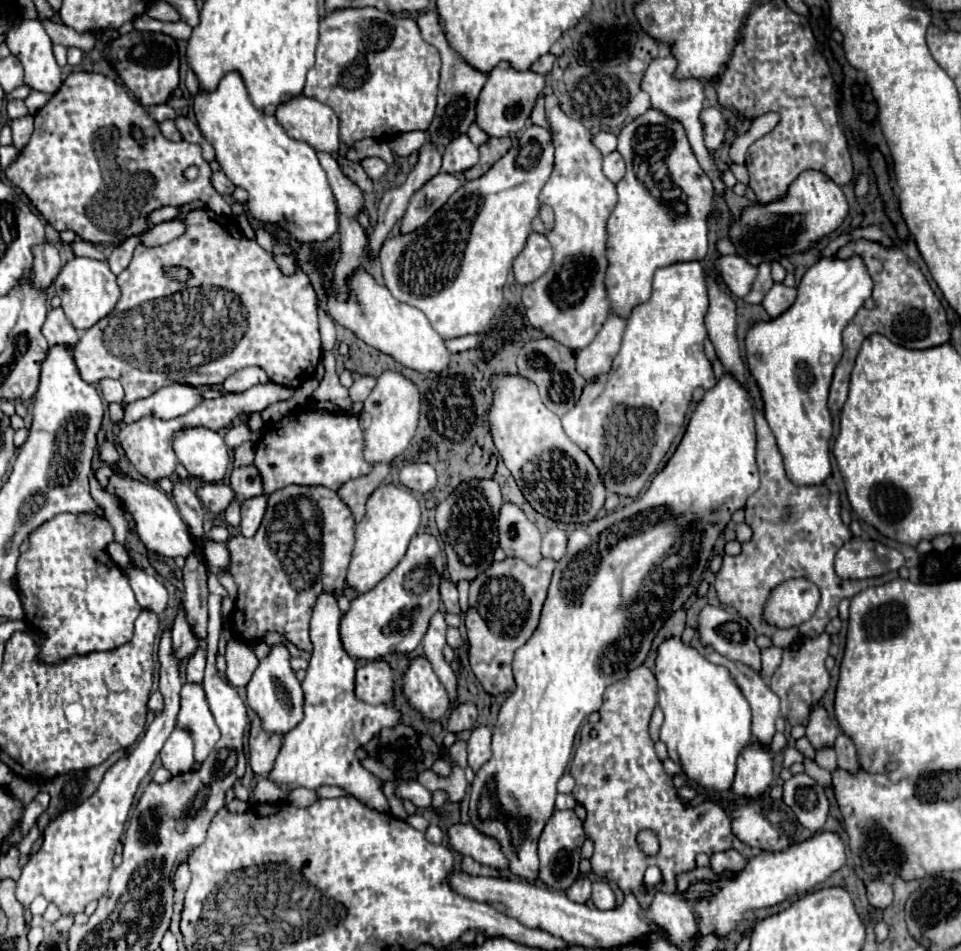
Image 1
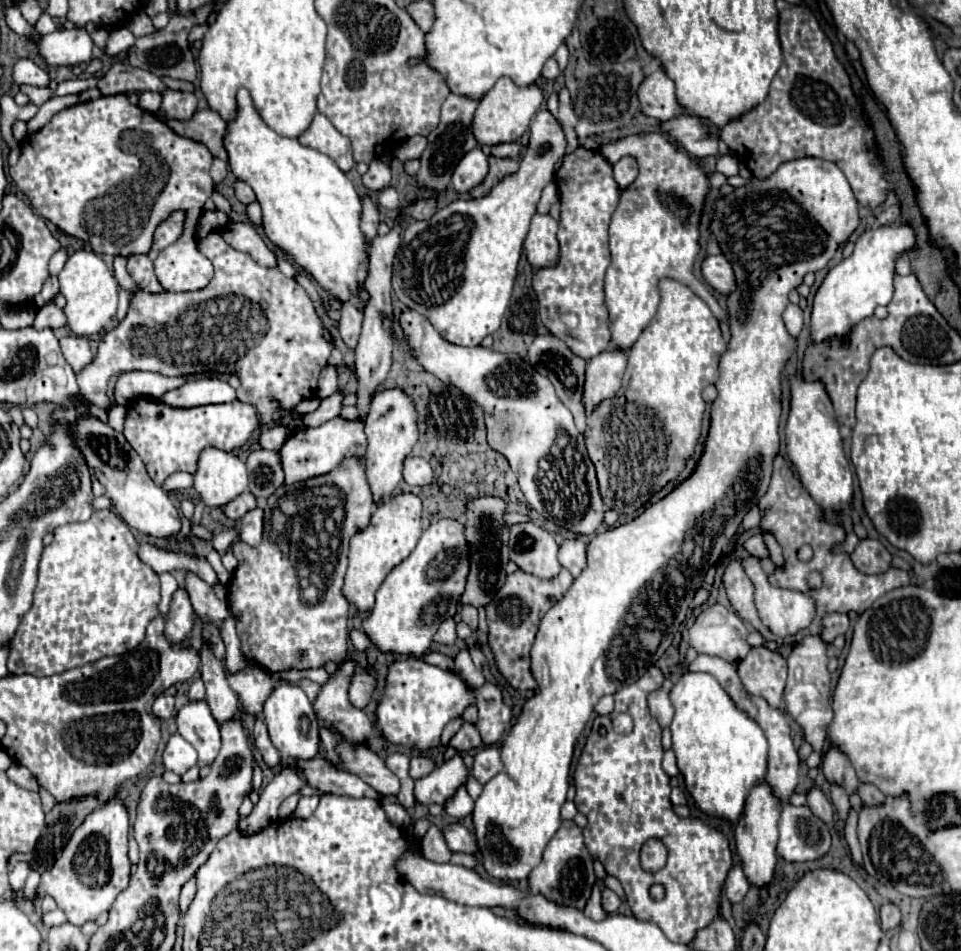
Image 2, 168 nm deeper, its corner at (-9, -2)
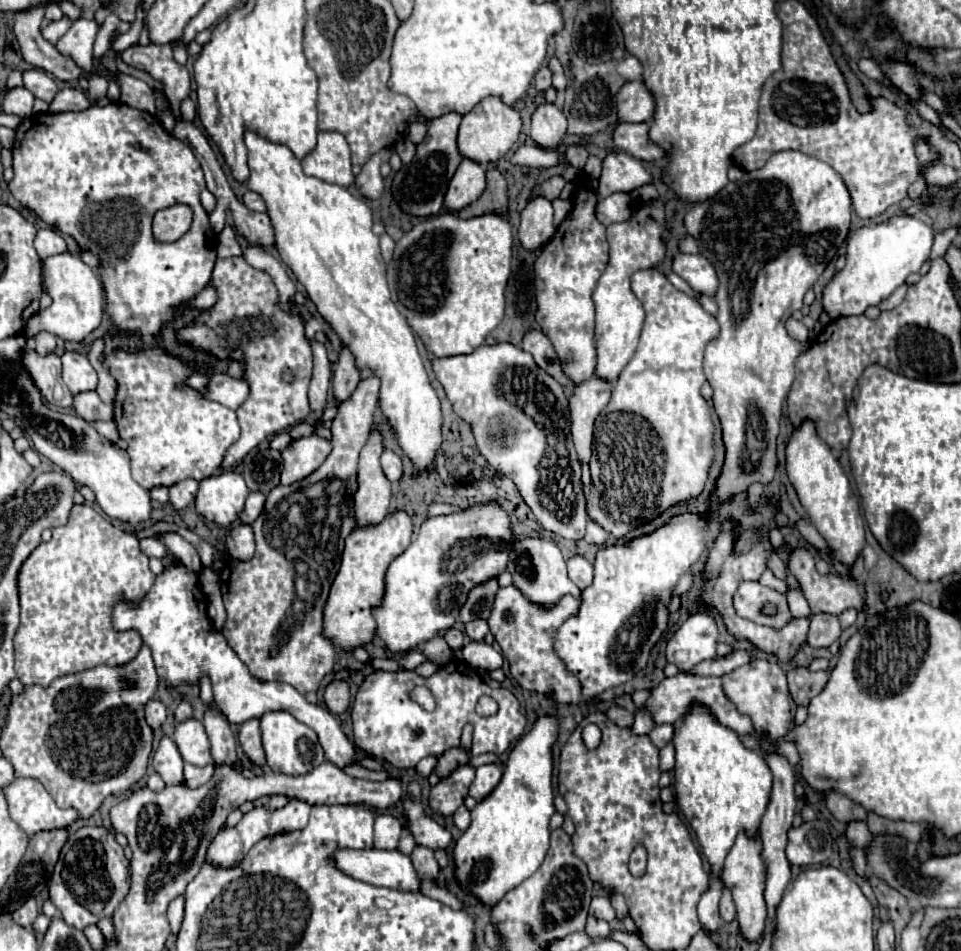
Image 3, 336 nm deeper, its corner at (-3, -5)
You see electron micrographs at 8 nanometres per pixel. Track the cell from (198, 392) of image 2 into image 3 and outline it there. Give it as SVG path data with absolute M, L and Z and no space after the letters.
M213 374L209 378L209 384L207 384L207 390L203 392L203 396L207 400L213 400L213 402L219 402L231 410L237 410L243 400L247 398L249 394L249 388L247 388L247 382L245 380L235 380L227 374Z

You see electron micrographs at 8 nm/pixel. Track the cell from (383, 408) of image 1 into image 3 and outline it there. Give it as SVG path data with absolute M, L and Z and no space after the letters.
M371 428L371 434L359 456L359 490L355 492L357 526L377 524L385 518L391 498L391 482L383 474L379 458L383 454L383 434Z

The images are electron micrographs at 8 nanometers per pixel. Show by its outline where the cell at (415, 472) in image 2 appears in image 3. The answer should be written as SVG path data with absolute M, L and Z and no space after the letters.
M385 450L383 456L381 456L381 466L383 466L385 476L387 476L391 482L401 480L401 476L403 476L403 460L401 460L395 452Z

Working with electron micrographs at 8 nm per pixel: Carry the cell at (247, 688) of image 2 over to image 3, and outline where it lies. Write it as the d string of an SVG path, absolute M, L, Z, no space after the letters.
M177 562L171 568L165 568L163 574L157 576L151 592L135 608L125 602L115 606L115 616L113 616L115 630L129 630L129 628L139 630L143 642L153 652L153 660L155 660L161 684L177 686L181 682L199 682L201 674L205 672L213 684L215 704L231 724L243 724L251 718L261 718L265 712L271 712L271 710L287 710L299 722L315 730L325 750L325 758L329 762L333 762L341 770L345 770L351 764L357 764L357 754L355 754L353 744L343 734L339 720L327 708L319 704L309 704L305 696L299 694L289 684L259 682L257 678L251 678L251 672L229 648L225 636L211 626L207 612L205 616L199 614L193 588L197 588L197 576L189 574L185 566Z

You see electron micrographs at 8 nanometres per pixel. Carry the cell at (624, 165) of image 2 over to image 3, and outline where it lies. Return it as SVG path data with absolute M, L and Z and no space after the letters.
M613 152L603 160L603 172L599 178L599 196L607 198L615 192L633 192L639 186L651 184L653 176L645 170L641 160L631 158L625 152Z

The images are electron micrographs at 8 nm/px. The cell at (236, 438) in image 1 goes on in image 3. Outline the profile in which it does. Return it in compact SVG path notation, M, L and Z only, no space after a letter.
M279 432L269 442L269 448L273 448L273 450L285 450L289 444L291 444L291 436L287 432Z

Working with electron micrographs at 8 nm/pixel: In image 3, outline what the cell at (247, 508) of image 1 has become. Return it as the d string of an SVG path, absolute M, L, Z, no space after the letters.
M249 524L235 526L227 536L227 556L233 560L251 560L255 552L253 530Z

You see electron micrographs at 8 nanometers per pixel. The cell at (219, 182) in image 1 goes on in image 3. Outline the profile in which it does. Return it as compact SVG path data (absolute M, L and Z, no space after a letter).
M247 190L247 192L243 194L241 202L243 202L243 204L249 208L249 210L253 210L253 212L265 212L265 202L261 200L261 196L259 196L257 192Z

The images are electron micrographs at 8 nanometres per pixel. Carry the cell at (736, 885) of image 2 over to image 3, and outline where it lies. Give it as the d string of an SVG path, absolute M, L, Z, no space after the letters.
M723 888L723 898L719 904L719 910L721 910L721 918L725 922L731 922L735 918L735 902L733 902L731 890L727 890L727 888Z

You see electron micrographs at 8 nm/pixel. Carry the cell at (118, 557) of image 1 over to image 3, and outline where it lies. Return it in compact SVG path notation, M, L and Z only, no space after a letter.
M155 536L143 538L143 540L141 540L141 550L143 550L143 554L149 556L149 558L159 558L159 560L163 560L163 558L169 556L169 550L167 550L165 542L163 542L161 538L155 538Z

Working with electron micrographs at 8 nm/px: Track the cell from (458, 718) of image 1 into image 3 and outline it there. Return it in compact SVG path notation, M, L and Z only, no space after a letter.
M457 746L457 748L451 748L451 750L447 750L447 752L443 752L439 756L439 762L435 766L435 772L441 778L445 778L445 776L449 776L451 770L455 770L457 766L463 766L467 762L469 762L469 752L465 748L461 748L461 746Z

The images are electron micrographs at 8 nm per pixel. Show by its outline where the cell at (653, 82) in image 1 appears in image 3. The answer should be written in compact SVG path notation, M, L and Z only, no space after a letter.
M643 80L623 84L617 94L617 114L621 122L651 122L655 114L655 96Z

